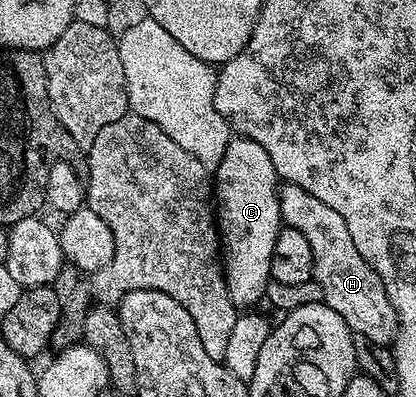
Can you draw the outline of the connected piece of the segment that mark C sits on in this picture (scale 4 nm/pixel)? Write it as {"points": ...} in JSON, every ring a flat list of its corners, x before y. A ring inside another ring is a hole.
{"points":[[235,135,224,150,217,168,212,172,212,200,216,205,216,223,220,237,220,255,222,272,226,276,228,298,232,298,234,307,239,310,250,310,258,303,263,303,266,288,270,285,270,267,272,266,272,246,276,246,276,234,284,227,280,214,278,189,280,178,268,158,268,150,247,136]]}

